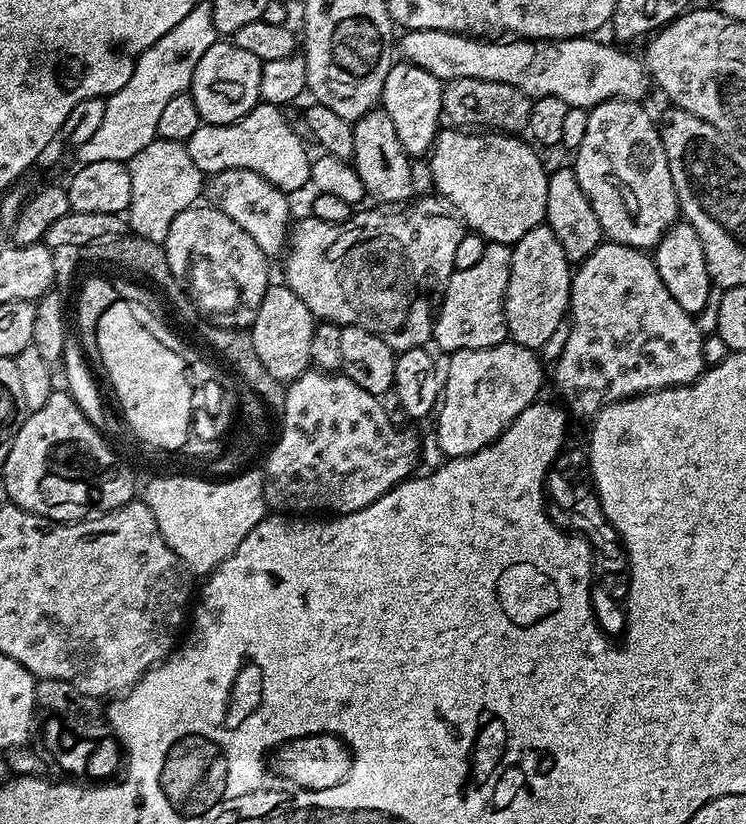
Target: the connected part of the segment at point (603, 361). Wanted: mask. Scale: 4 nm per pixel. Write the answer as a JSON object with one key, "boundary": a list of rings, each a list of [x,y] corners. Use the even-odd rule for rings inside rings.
{"boundary":[[[601,242],[594,250],[594,254],[587,256],[573,271],[572,297],[568,299],[568,307],[570,309],[570,319],[566,324],[568,337],[565,338],[564,349],[561,350],[560,357],[556,360],[556,388],[560,391],[561,398],[565,400],[563,403],[566,405],[567,411],[573,417],[576,415],[592,418],[606,405],[617,404],[619,400],[629,400],[631,396],[643,396],[645,392],[657,392],[663,388],[676,388],[680,384],[692,384],[705,370],[706,365],[703,360],[705,335],[699,332],[693,313],[682,310],[682,306],[678,306],[678,302],[674,302],[670,290],[666,290],[662,278],[658,278],[655,259],[647,251],[631,248],[625,244]]]}

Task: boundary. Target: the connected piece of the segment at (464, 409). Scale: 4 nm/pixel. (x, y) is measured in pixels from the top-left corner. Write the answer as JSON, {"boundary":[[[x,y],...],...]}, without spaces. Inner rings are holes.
{"boundary":[[[505,342],[498,346],[490,346],[489,348],[479,348],[478,350],[458,350],[451,353],[447,357],[448,372],[446,368],[446,375],[442,380],[442,399],[438,405],[438,411],[435,413],[434,421],[436,420],[436,444],[445,453],[445,457],[451,458],[453,456],[469,456],[478,450],[482,450],[487,444],[493,444],[498,437],[503,434],[506,429],[511,426],[518,418],[518,414],[522,414],[522,410],[526,410],[531,404],[537,403],[540,392],[540,387],[544,384],[544,364],[539,360],[537,349],[527,348],[521,344],[514,344]]]}

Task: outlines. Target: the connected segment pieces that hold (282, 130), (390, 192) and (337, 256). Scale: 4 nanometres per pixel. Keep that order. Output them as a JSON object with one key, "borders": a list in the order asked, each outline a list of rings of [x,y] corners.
{"borders":[[[[259,103],[255,108],[247,112],[241,120],[235,120],[232,124],[205,124],[201,123],[194,134],[186,141],[186,147],[194,166],[205,174],[221,172],[222,170],[250,170],[279,188],[285,194],[293,194],[299,188],[308,188],[312,179],[313,157],[309,149],[304,147],[302,138],[290,130],[290,122],[286,122],[284,112],[275,104]]],[[[377,106],[353,123],[352,133],[354,154],[350,163],[355,168],[358,178],[362,178],[365,193],[369,197],[381,200],[384,203],[381,205],[384,206],[400,206],[411,201],[413,161],[402,146],[402,142],[398,142],[398,130],[394,130],[394,118],[390,118],[390,114],[386,114],[382,106]]],[[[435,195],[432,196],[424,196],[420,201],[417,199],[399,210],[380,210],[384,212],[357,211],[349,220],[341,224],[322,222],[310,214],[305,215],[305,220],[300,220],[297,224],[295,221],[290,228],[286,255],[283,257],[283,260],[285,259],[283,283],[287,284],[290,290],[294,290],[294,294],[298,294],[298,298],[302,298],[302,302],[306,302],[306,306],[312,311],[312,315],[317,321],[341,326],[362,326],[362,330],[370,330],[370,334],[378,334],[378,338],[382,338],[382,342],[386,342],[386,346],[390,346],[392,351],[397,354],[411,348],[425,347],[432,340],[434,317],[437,315],[440,301],[444,299],[444,291],[448,285],[448,280],[456,271],[454,266],[456,247],[458,242],[462,242],[462,238],[466,235],[466,229],[460,217],[450,211],[449,205],[443,199],[437,198]]]]}

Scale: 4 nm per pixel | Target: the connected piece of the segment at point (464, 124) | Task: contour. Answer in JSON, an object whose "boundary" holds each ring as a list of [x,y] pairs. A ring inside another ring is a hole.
{"boundary":[[[458,78],[449,80],[443,85],[442,94],[442,116],[448,120],[453,129],[472,130],[475,124],[481,124],[481,129],[499,132],[501,134],[520,134],[527,129],[530,122],[530,110],[532,109],[533,97],[522,94],[514,86],[506,86],[506,82],[482,82],[474,78]]]}

